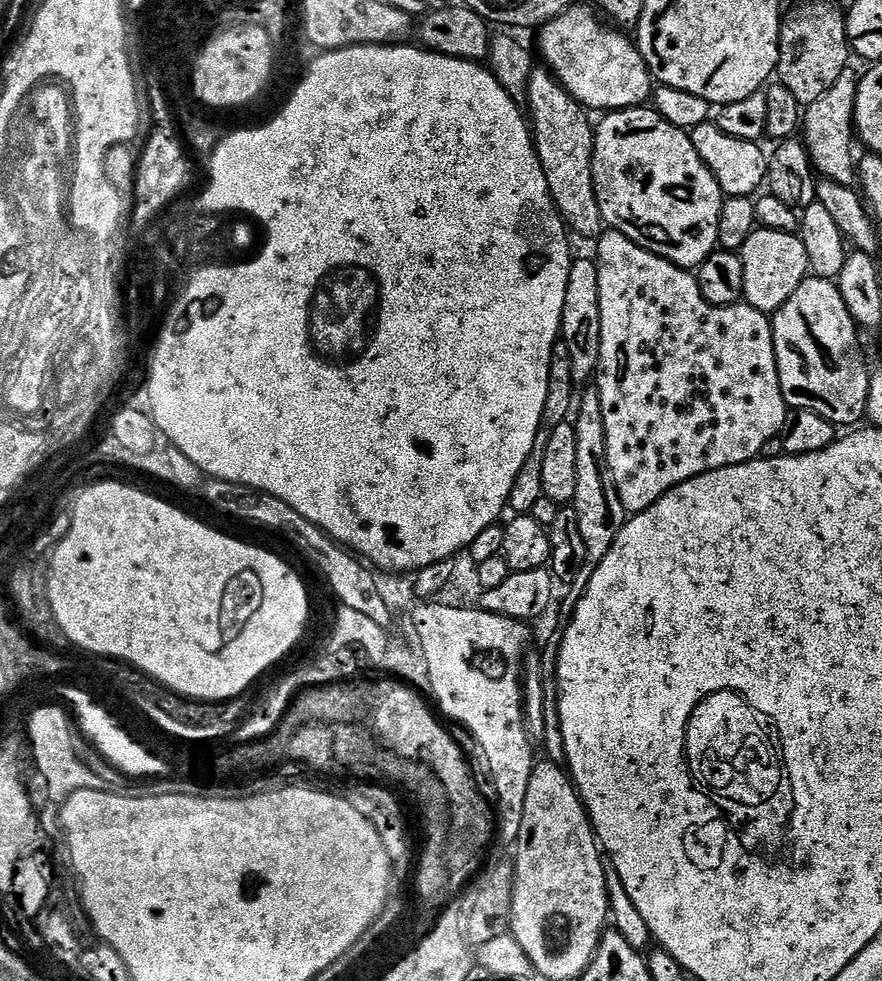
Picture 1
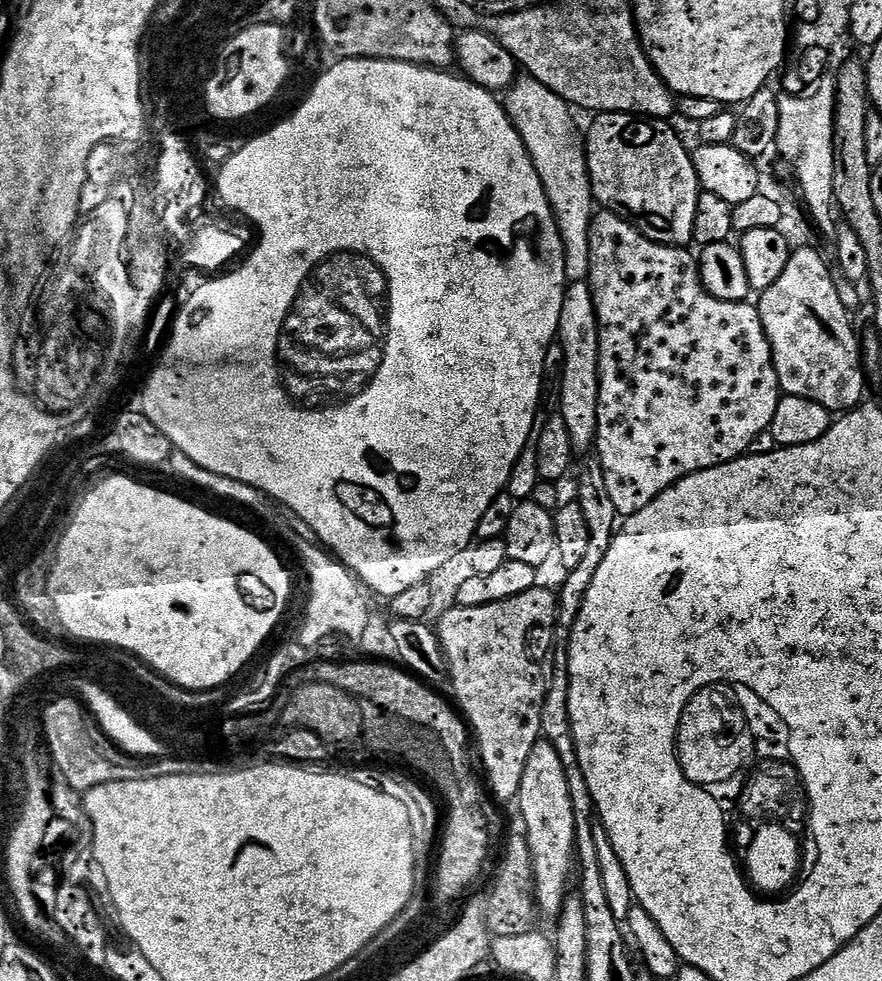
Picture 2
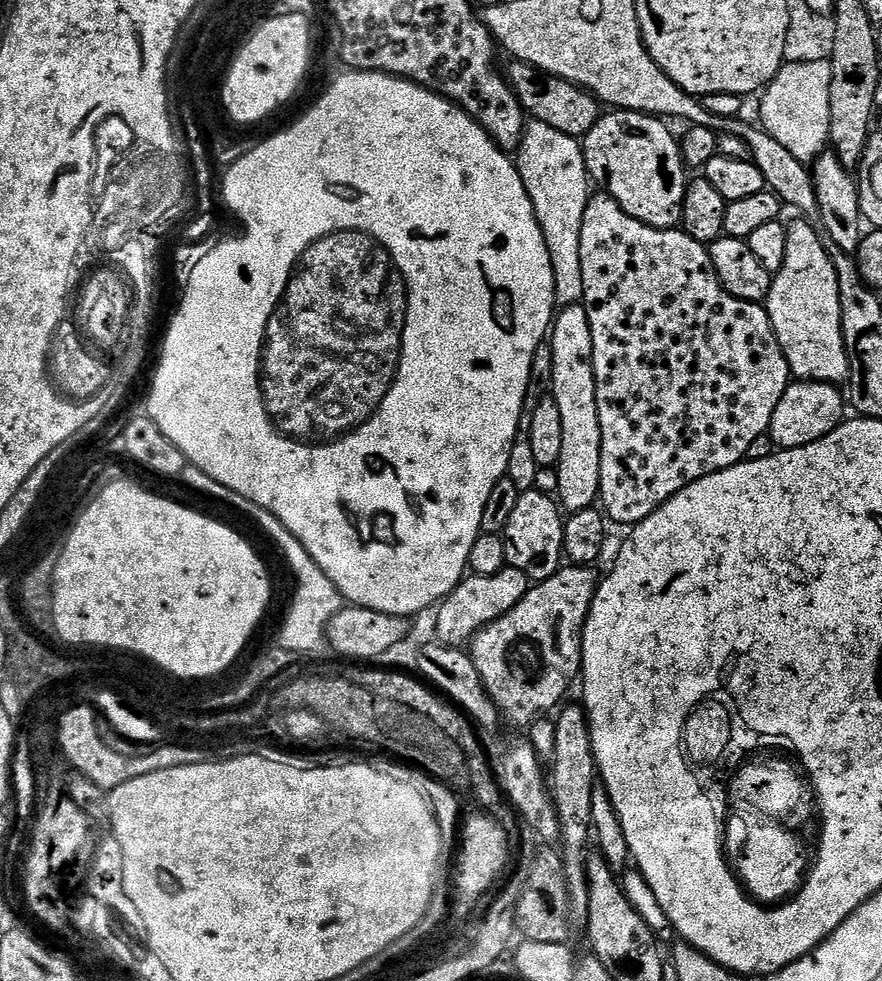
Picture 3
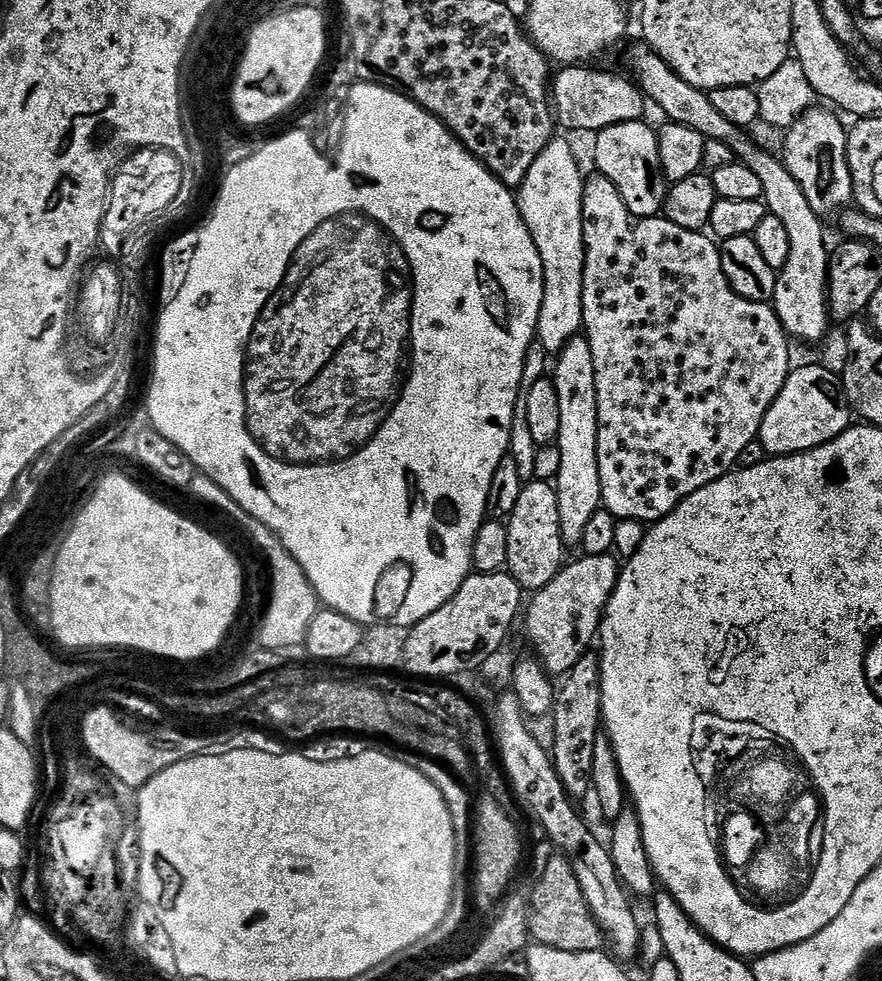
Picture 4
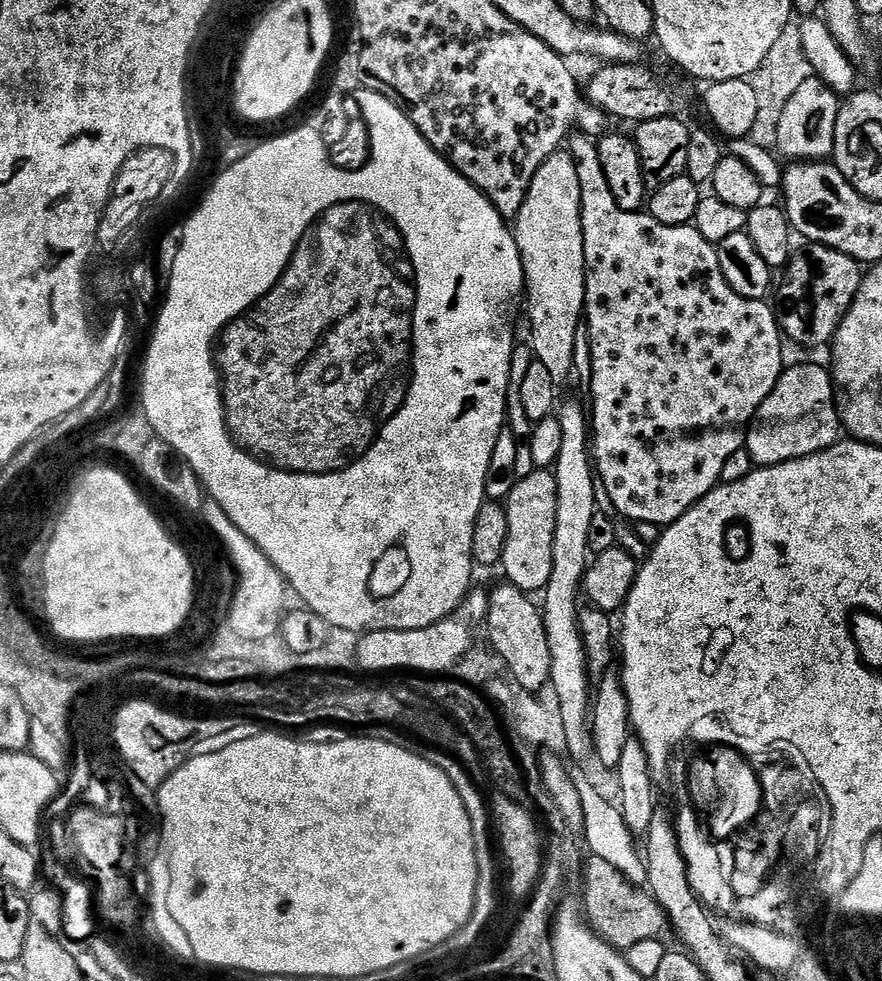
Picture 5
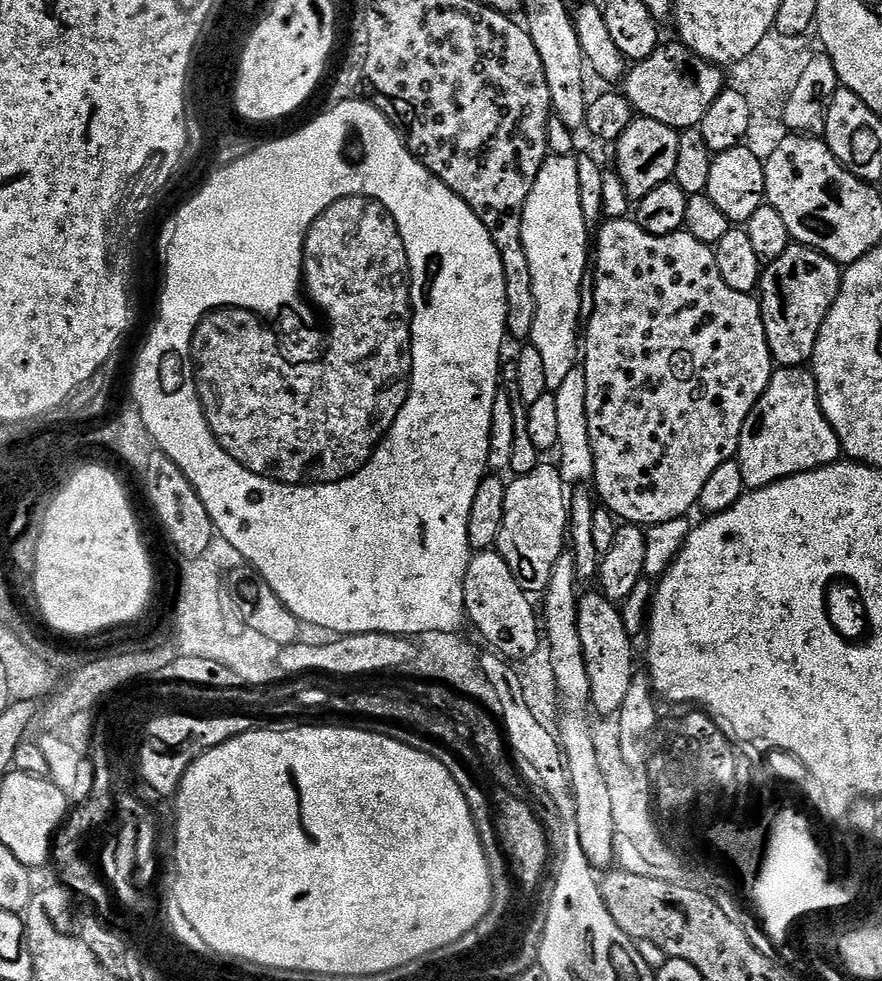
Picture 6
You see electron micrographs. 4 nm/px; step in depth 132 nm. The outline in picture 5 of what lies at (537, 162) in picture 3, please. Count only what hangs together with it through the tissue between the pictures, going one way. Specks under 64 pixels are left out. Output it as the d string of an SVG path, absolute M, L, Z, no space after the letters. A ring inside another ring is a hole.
M566 150L555 152L532 176L530 190L522 202L522 210L514 217L514 235L518 242L518 250L522 254L524 267L524 286L526 289L526 316L532 323L532 356L546 370L550 370L550 378L557 382L572 372L572 363L576 360L576 339L582 336L582 317L584 311L584 243L582 242L582 214L580 203L582 190L578 186L578 170L572 155Z

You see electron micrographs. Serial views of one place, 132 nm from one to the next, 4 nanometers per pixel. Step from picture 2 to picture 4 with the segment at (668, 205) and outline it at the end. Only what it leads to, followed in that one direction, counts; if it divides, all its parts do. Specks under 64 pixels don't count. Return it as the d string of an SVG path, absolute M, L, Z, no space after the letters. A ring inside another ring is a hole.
M644 120L622 122L595 133L596 168L601 176L610 178L630 214L637 218L661 215L664 206L666 181L660 168L657 129Z

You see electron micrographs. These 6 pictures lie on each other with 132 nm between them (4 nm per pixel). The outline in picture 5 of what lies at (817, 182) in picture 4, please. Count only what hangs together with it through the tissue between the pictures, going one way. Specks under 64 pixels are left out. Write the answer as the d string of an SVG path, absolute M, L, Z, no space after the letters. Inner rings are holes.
M812 75L810 78L802 82L801 86L798 86L798 90L794 92L790 101L787 102L786 107L782 110L781 121L778 122L778 144L777 151L783 156L783 154L788 157L785 159L794 161L794 162L820 162L826 159L829 159L832 155L834 148L834 127L837 125L837 112L841 106L841 99L839 95L837 95L831 88L821 80L821 78L817 78L817 76Z

